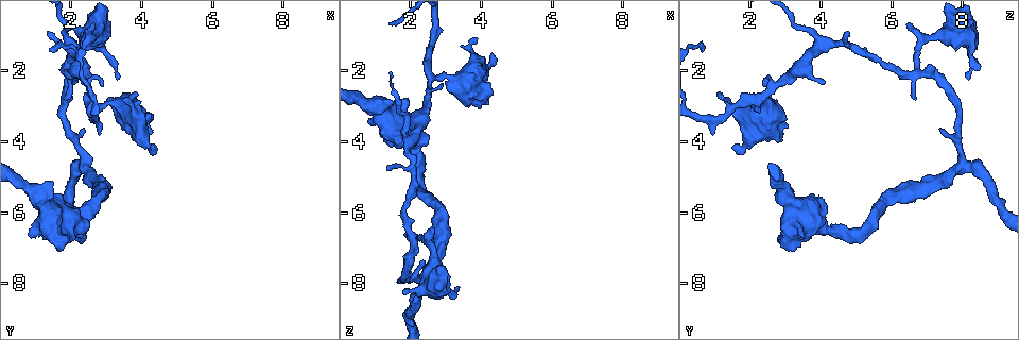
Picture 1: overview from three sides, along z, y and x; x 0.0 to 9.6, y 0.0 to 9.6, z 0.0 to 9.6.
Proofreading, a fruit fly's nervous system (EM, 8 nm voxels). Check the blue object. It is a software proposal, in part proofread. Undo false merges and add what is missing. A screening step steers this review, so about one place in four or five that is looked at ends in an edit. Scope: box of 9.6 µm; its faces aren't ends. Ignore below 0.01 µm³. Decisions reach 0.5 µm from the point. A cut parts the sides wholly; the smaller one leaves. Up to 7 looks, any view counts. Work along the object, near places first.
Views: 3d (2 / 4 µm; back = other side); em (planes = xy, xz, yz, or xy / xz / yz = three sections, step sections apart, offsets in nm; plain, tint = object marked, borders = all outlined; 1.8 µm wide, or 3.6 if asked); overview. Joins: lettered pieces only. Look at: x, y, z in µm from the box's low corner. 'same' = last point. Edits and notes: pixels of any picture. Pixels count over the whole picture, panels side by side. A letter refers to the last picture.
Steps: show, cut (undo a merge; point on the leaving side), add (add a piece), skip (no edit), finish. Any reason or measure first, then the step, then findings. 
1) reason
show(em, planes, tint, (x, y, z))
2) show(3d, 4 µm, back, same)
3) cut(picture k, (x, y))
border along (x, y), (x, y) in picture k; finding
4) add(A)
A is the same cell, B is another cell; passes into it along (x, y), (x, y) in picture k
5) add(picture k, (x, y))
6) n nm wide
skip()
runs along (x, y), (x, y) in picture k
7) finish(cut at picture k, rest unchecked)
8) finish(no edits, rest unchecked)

show(em, planes, borders, (2.05, 2.10, 6.75))

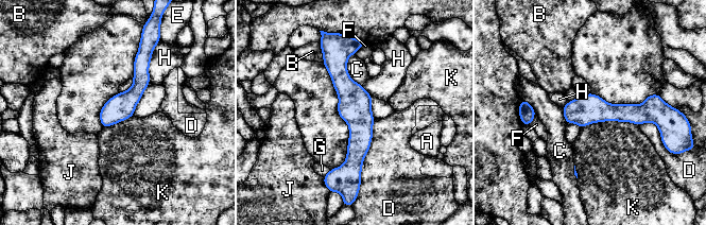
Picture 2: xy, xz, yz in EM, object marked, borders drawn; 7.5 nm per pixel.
200 nm wide
skip()
A, B, C, D, E, F, G, H, J and K are other cells; all the same neuron

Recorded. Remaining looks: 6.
tapers out
show(em, planes, borders, (3.35, 2.25, 8.15))

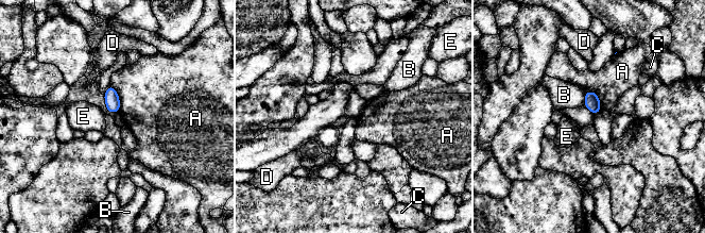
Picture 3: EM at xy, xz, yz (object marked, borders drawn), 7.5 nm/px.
skip()
A, B, C, D and E are other cells; border along (585, 90), (597, 95), (601, 110) in picture 3; no lettered piece goes on from it

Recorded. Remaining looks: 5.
thick end
show(3d, 4 µm, back, (1.75, 0.65, 8.15))

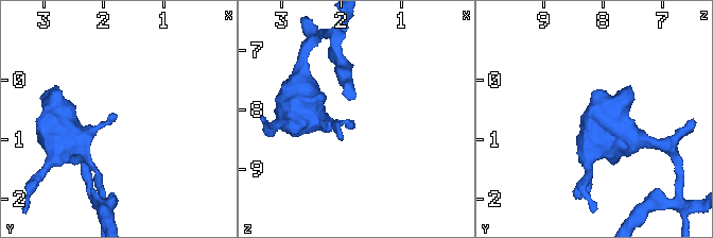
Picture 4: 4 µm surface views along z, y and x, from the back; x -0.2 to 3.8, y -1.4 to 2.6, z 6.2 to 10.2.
show(em, planes, borders, (1.80, 0.60, 8.20))

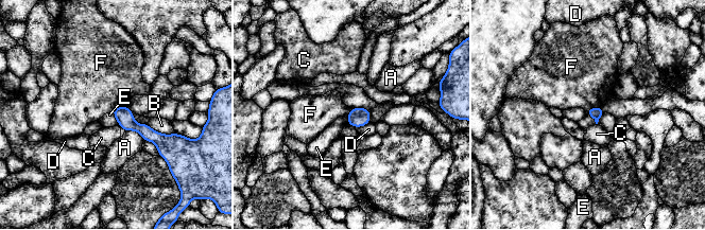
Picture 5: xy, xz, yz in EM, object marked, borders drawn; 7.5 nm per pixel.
B touches over 360 nm
skip()
A, B, C, D, E and F are other cells; border along (124, 105), (118, 106), (112, 111) in picture 5; none of them fits

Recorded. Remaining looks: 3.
finish(no edits, rest unchecked)

